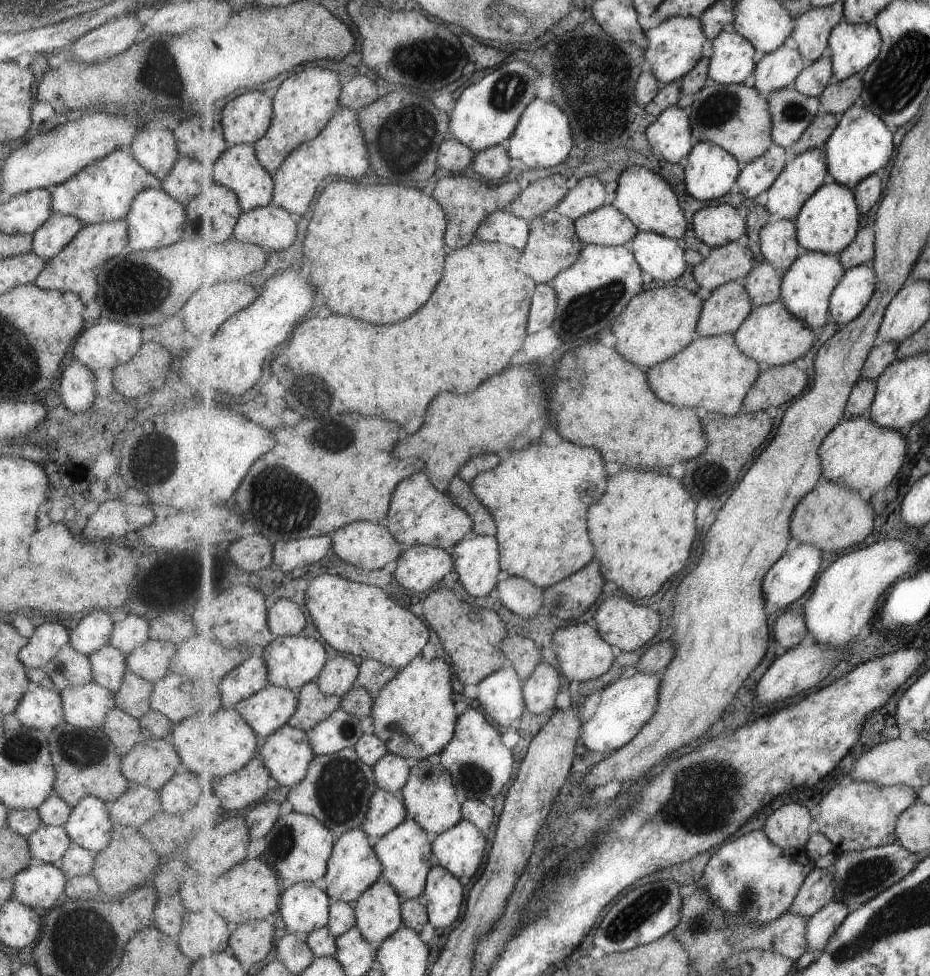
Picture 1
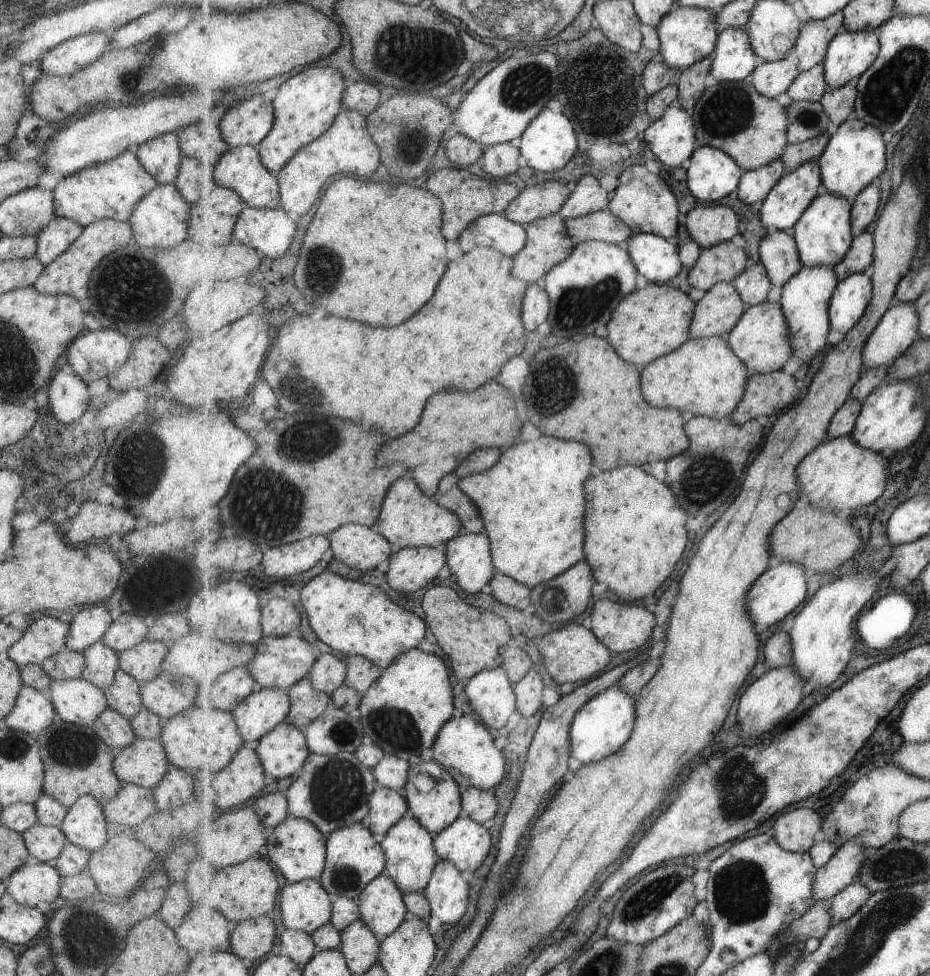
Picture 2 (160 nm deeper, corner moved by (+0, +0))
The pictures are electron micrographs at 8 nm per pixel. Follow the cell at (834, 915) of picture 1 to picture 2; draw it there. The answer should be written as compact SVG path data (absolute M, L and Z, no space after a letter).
M857 880L844 888L832 898L832 913L835 921L844 921L857 914L867 904L871 895L872 892L863 881Z

